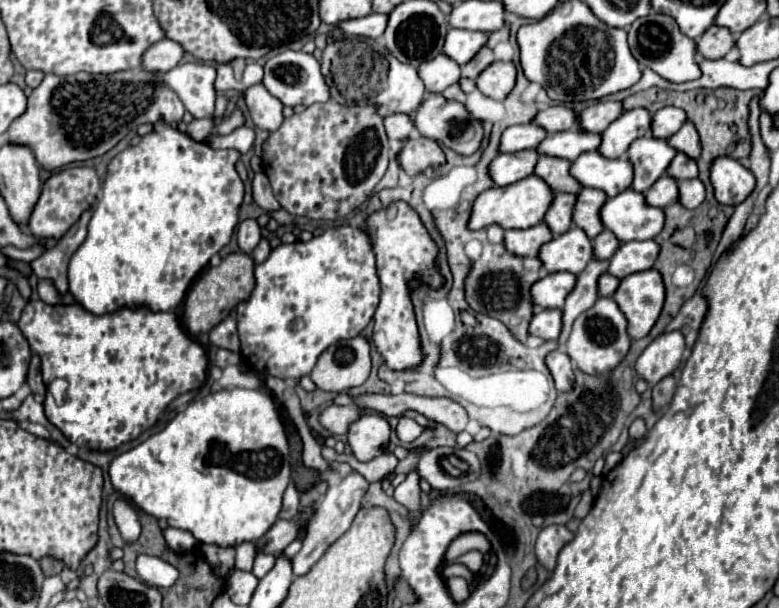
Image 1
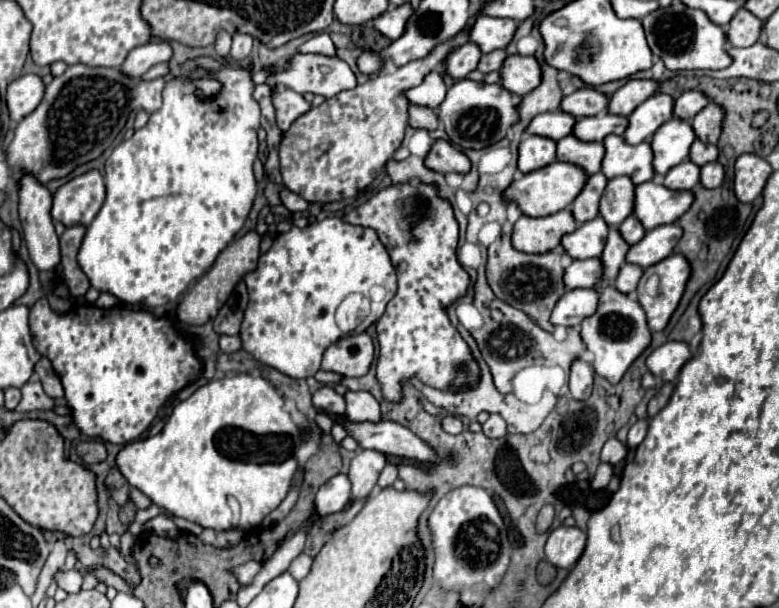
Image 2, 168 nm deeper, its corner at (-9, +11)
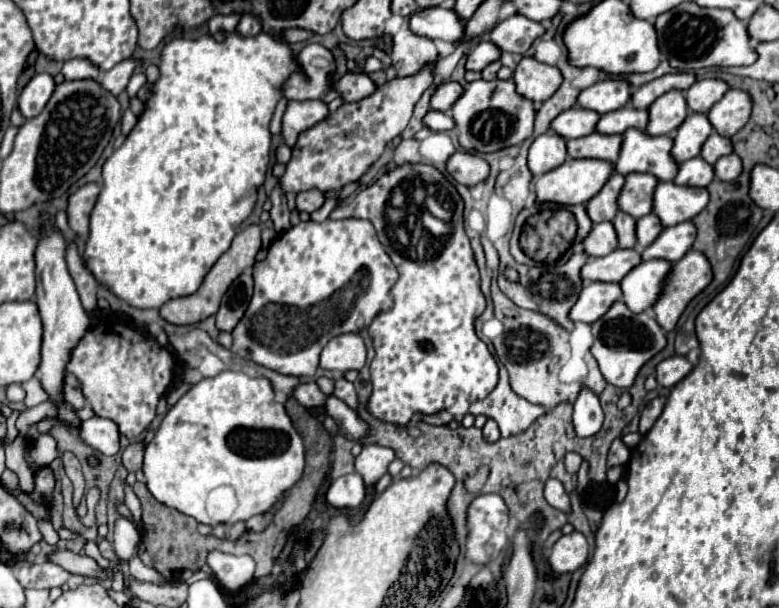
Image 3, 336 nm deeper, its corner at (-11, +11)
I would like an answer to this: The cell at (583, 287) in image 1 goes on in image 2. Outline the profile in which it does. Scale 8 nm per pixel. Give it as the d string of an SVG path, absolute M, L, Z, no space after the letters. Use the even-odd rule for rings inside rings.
M610 229L606 247L604 247L602 255L600 255L600 259L602 259L602 279L600 279L598 285L594 287L596 291L608 287L608 285L616 279L618 269L620 269L620 265L624 263L624 257L626 257L628 249L630 249L630 245L620 237L618 229Z

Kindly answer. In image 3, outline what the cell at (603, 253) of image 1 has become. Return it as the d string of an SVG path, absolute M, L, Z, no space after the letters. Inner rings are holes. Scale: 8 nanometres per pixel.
M650 213L650 215L644 215L642 219L638 219L638 223L636 223L636 235L638 235L638 245L640 247L648 247L658 235L660 235L660 231L662 231L664 227L662 227L662 223L660 223L660 219L656 219L656 215L654 213Z

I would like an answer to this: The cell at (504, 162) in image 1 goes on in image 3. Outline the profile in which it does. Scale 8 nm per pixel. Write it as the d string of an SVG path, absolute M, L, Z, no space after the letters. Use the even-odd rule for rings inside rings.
M548 131L534 139L530 153L528 153L528 167L534 177L540 177L556 167L560 167L568 159L566 139Z

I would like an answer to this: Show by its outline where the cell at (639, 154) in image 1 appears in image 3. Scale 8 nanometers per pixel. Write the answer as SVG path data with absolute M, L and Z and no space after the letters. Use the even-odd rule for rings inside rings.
M690 113L688 119L678 127L674 137L674 149L672 155L678 163L698 157L702 151L704 141L714 131L712 123L704 113Z

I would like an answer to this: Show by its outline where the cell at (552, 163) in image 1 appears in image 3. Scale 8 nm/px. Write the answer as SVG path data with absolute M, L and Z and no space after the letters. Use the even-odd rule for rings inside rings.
M602 133L570 139L568 155L574 159L604 159L616 163L620 155L620 139L622 135L602 135Z

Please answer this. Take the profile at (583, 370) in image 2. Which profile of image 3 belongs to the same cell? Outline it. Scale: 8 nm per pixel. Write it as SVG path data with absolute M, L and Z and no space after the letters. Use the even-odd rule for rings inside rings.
M584 387L574 403L574 429L578 437L592 437L600 431L604 413L598 401L598 395Z

